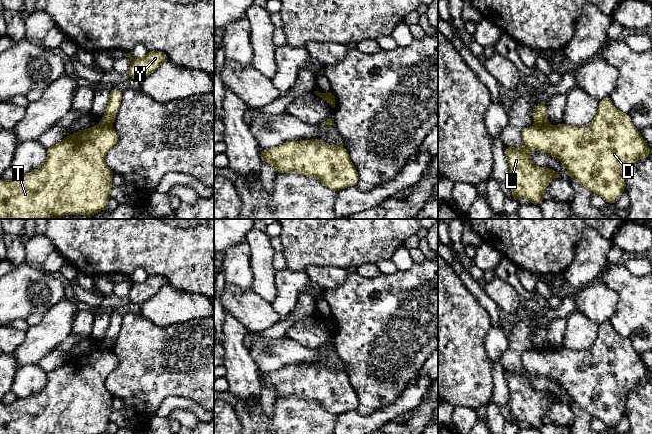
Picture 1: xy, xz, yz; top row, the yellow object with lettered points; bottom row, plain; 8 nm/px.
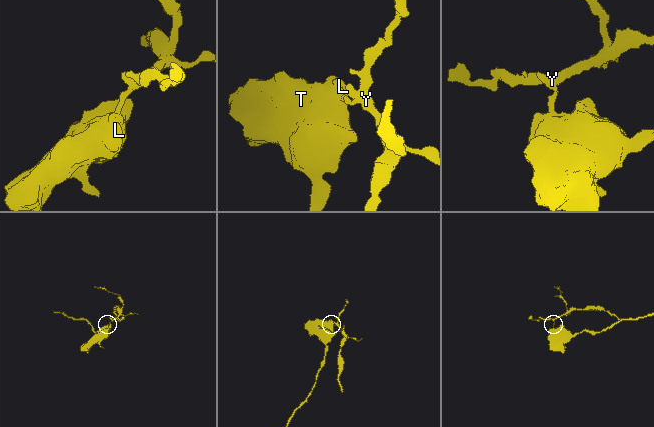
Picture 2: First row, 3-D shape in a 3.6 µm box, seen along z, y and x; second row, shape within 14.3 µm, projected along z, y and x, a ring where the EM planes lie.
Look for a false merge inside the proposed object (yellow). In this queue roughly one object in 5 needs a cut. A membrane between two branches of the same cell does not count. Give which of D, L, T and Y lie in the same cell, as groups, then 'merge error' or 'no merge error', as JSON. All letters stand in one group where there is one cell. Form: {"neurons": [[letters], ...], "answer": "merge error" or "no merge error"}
{"neurons": [["D", "L", "T"], ["Y"]], "answer": "merge error"}

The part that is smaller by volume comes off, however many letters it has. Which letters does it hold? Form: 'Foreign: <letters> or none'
Foreign: Y

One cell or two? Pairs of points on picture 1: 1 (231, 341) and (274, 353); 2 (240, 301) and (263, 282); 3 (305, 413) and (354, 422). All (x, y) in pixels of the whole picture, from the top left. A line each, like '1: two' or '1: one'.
1: two
2: two
3: two

